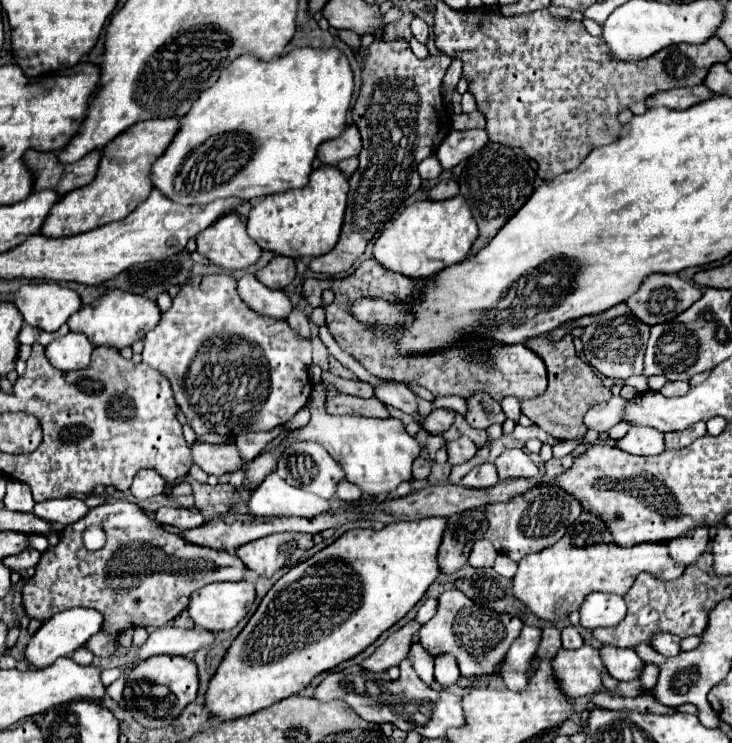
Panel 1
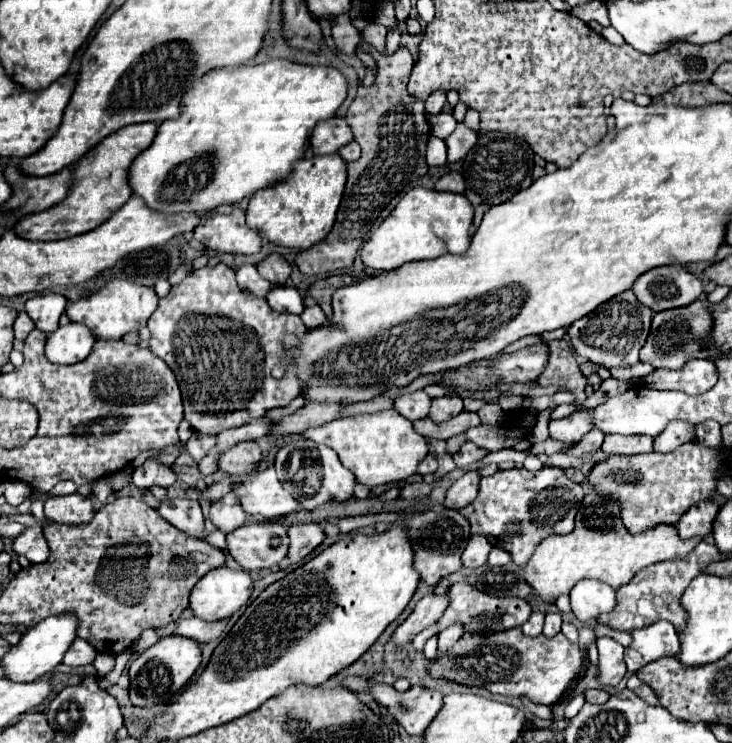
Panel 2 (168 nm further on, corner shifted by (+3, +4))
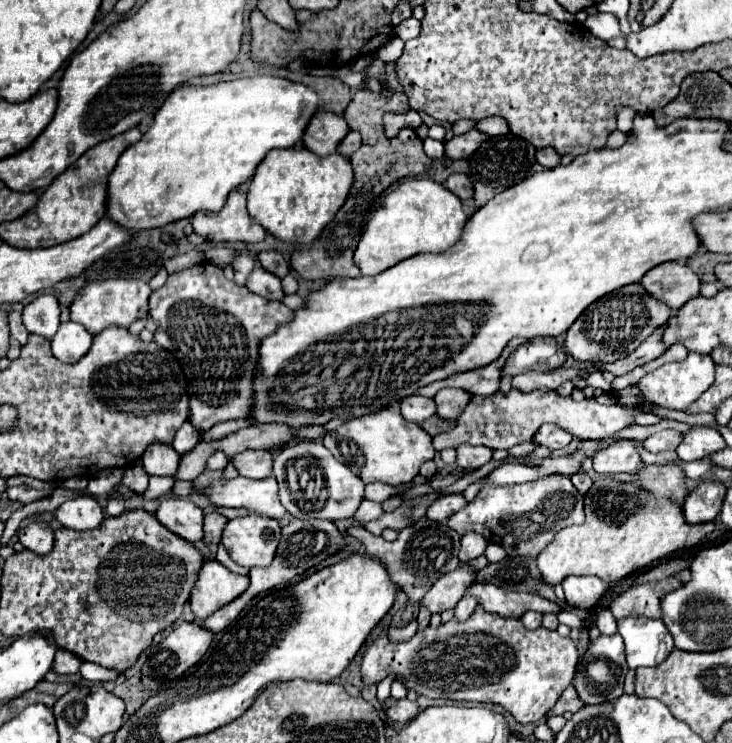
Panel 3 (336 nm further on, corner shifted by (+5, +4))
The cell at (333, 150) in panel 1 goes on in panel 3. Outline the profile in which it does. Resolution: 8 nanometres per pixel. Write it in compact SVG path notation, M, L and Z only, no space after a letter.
M317 110L317 114L313 114L311 122L305 128L303 144L311 152L319 156L327 156L337 150L337 144L347 132L349 126L343 116L337 116L327 110Z

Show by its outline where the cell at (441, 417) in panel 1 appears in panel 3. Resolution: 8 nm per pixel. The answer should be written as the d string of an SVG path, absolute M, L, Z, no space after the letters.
M443 388L435 394L435 404L437 404L437 416L443 420L457 420L459 414L465 410L469 404L471 394L467 390L459 388Z

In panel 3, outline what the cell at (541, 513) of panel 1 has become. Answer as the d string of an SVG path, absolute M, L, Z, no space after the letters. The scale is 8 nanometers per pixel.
M555 476L519 486L483 486L473 502L463 506L447 520L447 526L451 526L451 530L455 530L459 536L477 532L489 542L501 544L509 556L537 558L543 546L547 546L547 542L551 542L559 530L583 522L583 496L577 492L569 478Z

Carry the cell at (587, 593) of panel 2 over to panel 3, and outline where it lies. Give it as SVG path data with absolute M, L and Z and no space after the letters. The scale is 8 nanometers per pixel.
M569 576L561 586L565 590L565 600L579 610L593 608L607 588L605 582L595 576Z

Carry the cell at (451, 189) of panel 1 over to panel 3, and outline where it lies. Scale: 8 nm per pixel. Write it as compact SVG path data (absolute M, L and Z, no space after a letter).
M451 174L445 182L445 186L457 194L461 200L471 200L473 198L473 184L465 174Z

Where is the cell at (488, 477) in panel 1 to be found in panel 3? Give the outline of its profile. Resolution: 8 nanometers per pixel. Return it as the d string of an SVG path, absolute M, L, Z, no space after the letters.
M449 494L449 496L443 496L441 500L437 500L429 510L427 510L427 518L435 520L435 522L443 522L447 518L451 518L455 512L459 512L463 508L465 498L463 494Z

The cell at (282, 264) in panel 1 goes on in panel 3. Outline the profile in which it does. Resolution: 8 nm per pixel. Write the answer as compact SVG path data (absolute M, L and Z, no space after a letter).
M277 250L261 252L261 254L259 254L259 262L263 264L265 270L269 270L271 274L275 274L275 276L279 276L279 278L285 278L287 272L289 272L289 266L287 266L285 258L283 258Z

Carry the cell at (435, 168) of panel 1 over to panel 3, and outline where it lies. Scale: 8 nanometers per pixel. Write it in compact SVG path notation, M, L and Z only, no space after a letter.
M427 138L425 140L425 154L429 156L429 158L443 158L443 142L439 142L439 140L433 140L433 138Z

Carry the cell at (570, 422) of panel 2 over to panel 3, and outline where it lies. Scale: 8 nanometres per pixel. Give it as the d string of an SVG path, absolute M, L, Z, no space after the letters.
M541 426L531 438L531 442L537 446L547 446L549 450L557 450L557 448L565 448L571 442L571 434L559 430L559 426Z

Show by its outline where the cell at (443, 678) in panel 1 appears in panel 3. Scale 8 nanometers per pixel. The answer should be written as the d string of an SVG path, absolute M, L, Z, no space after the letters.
M465 594L461 598L461 602L455 606L455 618L457 620L467 620L471 616L471 612L475 610L477 604L479 604L479 600L473 594Z

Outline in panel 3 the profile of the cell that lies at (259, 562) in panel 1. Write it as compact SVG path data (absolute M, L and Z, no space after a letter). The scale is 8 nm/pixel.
M251 514L229 520L223 530L221 544L233 562L245 568L253 568L269 566L273 562L279 538L281 526L277 520Z

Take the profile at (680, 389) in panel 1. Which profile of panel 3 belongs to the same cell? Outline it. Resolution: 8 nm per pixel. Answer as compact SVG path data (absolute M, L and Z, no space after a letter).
M689 352L683 362L667 362L659 366L655 372L645 374L637 386L643 392L643 396L663 408L671 410L687 410L711 384L715 382L715 364L707 354Z

